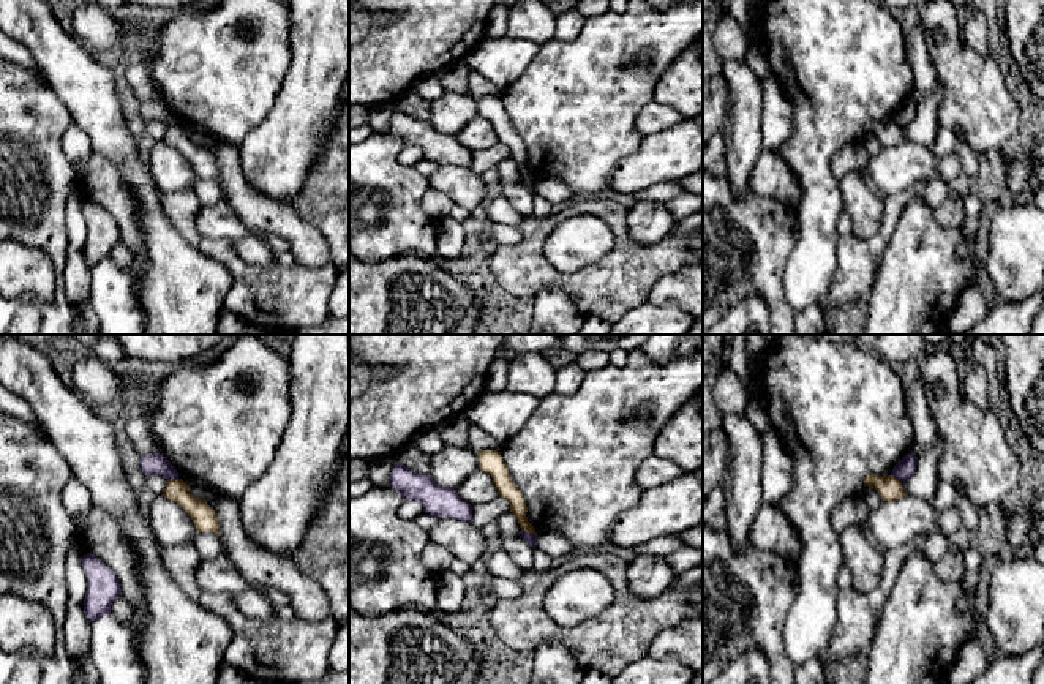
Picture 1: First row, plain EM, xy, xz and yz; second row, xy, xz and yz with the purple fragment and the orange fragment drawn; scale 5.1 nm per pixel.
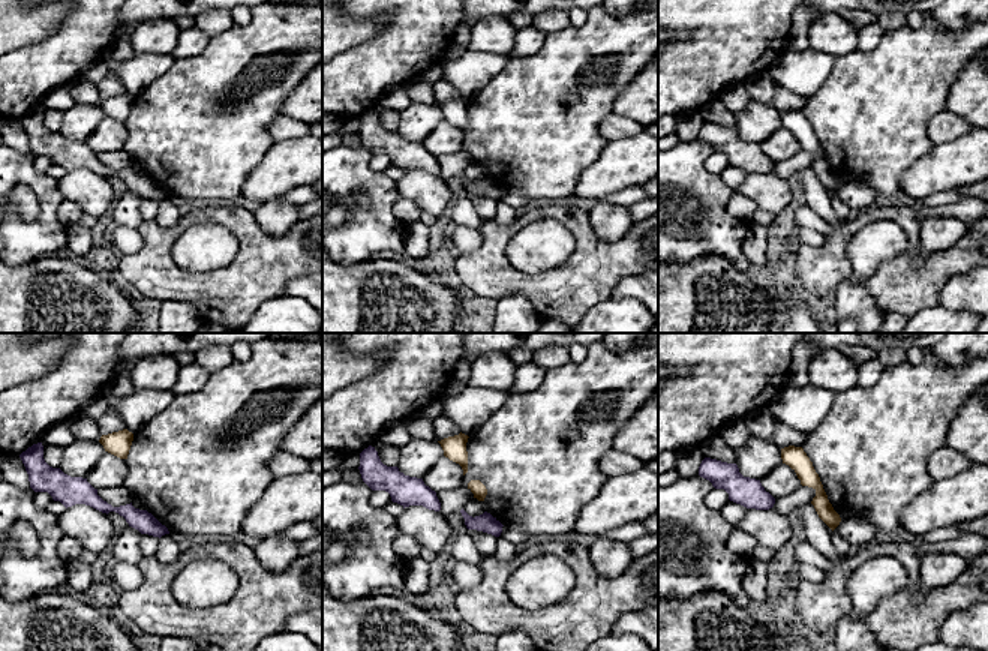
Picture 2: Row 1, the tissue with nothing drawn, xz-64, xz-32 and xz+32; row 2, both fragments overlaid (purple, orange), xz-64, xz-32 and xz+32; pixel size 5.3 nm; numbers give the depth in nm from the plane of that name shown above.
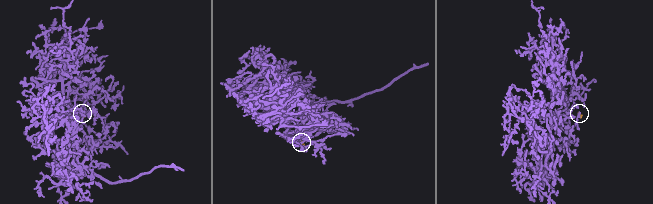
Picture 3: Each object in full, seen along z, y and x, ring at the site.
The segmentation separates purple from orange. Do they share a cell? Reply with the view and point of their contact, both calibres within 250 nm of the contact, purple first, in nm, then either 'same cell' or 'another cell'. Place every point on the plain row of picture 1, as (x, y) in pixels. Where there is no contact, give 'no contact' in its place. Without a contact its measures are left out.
xz (529, 179) | 60/90 nm | another cell

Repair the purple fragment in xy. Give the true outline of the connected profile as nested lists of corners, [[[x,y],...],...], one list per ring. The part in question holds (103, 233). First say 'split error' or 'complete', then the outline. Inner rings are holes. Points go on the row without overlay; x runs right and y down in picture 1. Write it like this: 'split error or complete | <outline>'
complete | [[[87,199],[82,212],[87,223],[84,259],[92,269],[111,259],[111,251],[122,235],[115,220],[95,201]]]

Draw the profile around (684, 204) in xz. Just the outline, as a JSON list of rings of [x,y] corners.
[[[681,193],[663,204],[676,220],[685,218],[703,207],[703,196]]]

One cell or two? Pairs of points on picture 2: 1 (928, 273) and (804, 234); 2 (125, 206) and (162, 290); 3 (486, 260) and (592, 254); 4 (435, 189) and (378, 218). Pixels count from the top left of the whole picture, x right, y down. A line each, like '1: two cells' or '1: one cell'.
1: two cells
2: two cells
3: one cell
4: two cells

